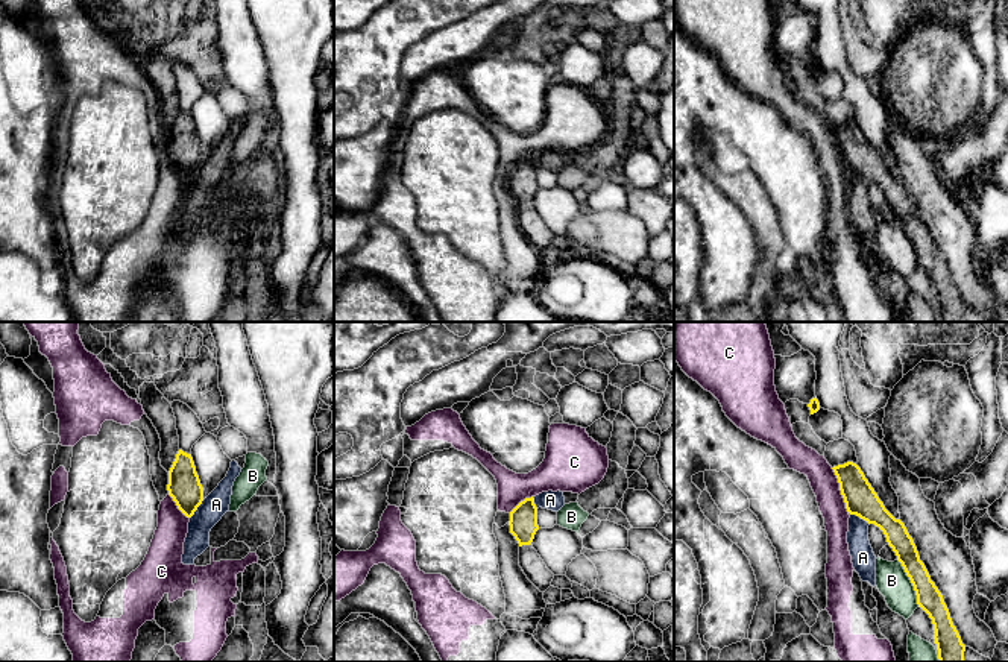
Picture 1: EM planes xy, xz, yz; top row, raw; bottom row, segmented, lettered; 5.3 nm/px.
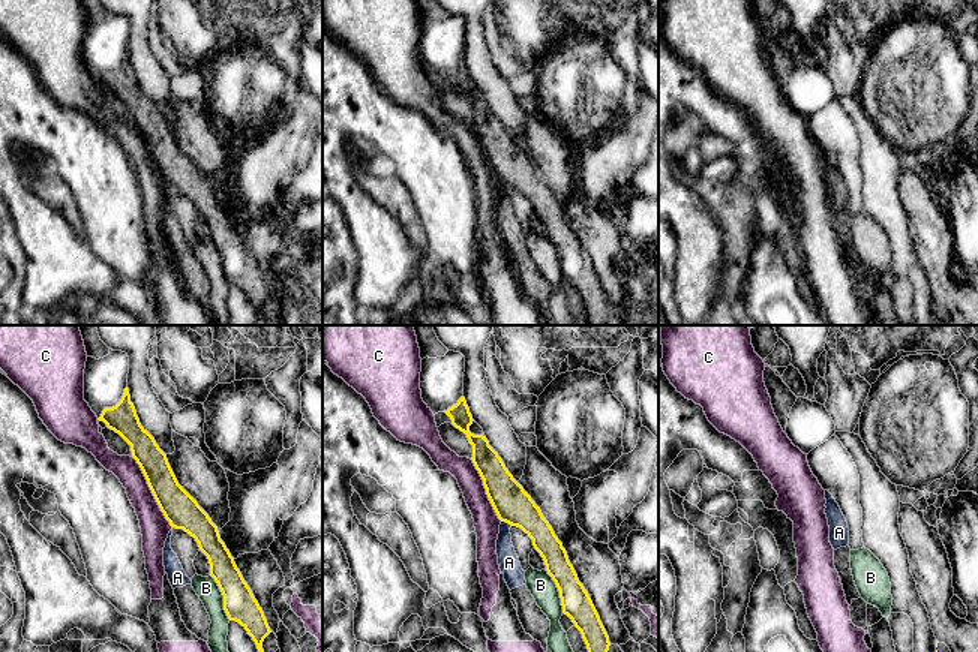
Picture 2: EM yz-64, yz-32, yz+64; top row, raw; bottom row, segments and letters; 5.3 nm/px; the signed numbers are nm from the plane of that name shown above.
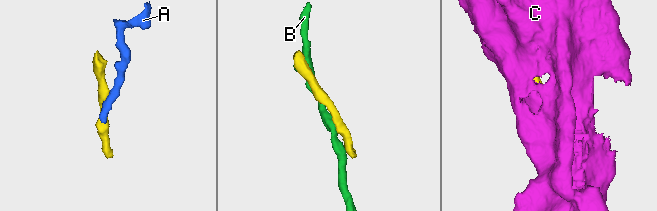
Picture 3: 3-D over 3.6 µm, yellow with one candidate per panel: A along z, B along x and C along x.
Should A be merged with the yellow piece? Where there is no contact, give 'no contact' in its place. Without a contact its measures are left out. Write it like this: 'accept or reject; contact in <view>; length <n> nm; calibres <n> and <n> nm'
reject; contact in yz; length 130 nm; calibres 170 and 130 nm

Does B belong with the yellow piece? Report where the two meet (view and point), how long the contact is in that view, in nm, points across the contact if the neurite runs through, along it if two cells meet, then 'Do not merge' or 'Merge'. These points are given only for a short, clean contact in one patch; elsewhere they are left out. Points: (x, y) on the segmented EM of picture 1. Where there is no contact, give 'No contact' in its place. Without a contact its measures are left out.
Touches yellow at yz (911, 582). Shared border 280 nm. Do not merge

